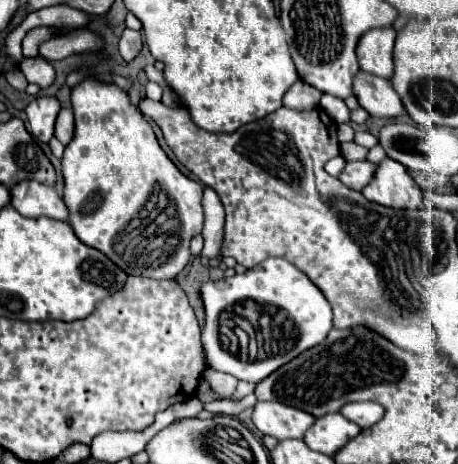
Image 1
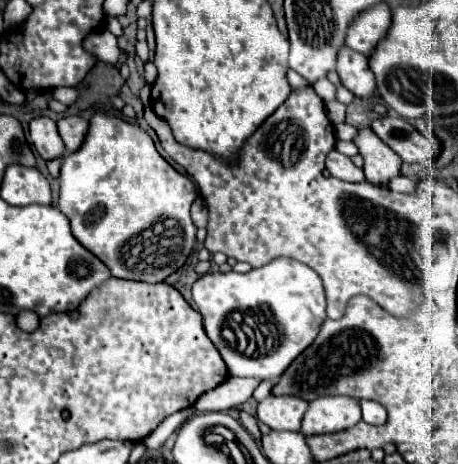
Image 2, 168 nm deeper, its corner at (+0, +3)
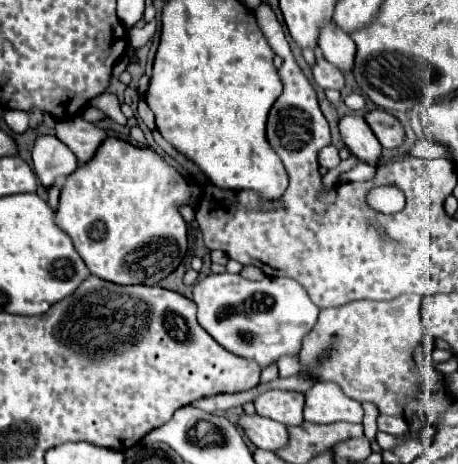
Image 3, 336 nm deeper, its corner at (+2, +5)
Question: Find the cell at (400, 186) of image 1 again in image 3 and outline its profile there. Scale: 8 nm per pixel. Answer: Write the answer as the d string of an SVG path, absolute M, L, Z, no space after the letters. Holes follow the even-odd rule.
M351 114L339 120L339 130L345 146L353 156L365 162L377 162L381 158L381 144L375 140L371 128L367 126L363 116Z

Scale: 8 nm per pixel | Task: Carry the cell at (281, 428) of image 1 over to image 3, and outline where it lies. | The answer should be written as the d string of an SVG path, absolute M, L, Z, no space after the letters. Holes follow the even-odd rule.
M267 390L255 398L257 414L285 426L299 426L303 422L303 404L305 396L289 390Z

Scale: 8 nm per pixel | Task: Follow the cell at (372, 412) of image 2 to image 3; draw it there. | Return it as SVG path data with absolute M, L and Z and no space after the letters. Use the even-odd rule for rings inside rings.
M379 416L377 426L379 426L381 432L387 432L391 436L404 435L409 429L403 418L395 416Z

